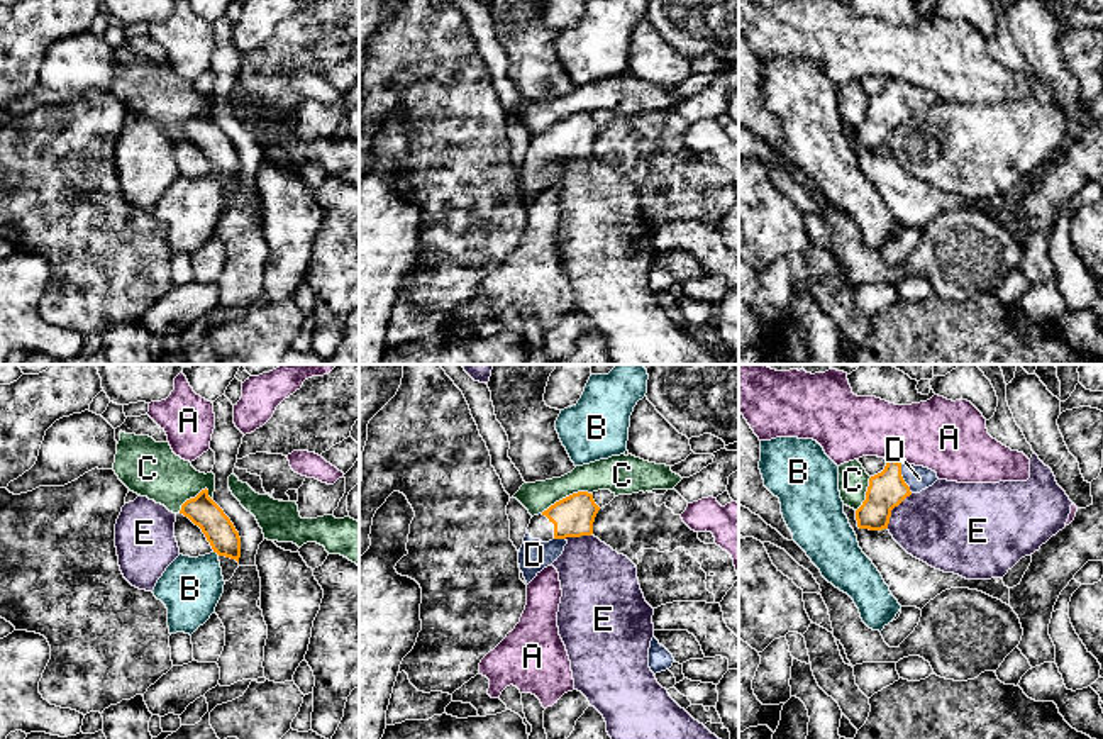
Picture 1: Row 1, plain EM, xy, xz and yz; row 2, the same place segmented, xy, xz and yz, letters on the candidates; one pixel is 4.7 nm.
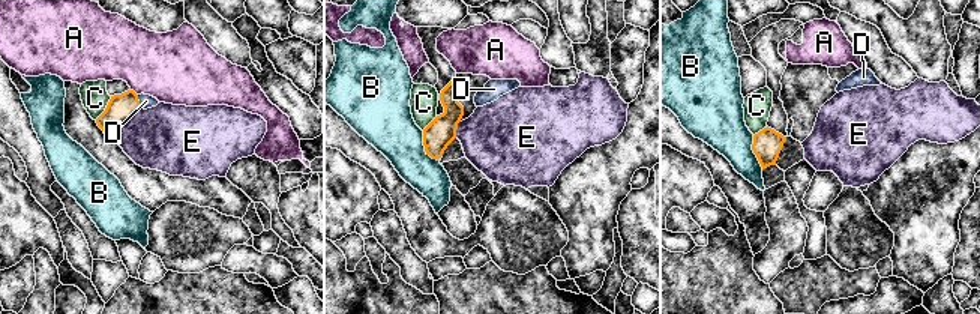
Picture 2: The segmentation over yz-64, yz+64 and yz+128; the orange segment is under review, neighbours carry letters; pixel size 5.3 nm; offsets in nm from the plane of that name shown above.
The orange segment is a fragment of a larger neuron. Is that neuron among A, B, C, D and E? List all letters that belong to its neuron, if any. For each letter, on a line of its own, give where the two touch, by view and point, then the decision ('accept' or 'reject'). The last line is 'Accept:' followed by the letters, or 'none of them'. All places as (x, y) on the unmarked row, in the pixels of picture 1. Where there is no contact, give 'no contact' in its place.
A: yz (893, 80) | reject
B: xy (217, 173) | reject
C: xz (566, 117) | reject
D: yz (902, 99) | accept
E: yz (893, 127) | reject
Accept: D

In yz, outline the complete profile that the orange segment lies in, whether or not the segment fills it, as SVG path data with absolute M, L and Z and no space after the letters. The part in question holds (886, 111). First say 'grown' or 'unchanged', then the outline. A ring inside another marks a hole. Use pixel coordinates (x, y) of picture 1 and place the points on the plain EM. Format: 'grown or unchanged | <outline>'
grown | M886 80L884 90L869 98L866 120L856 131L857 147L888 149L891 131L912 114L920 114L937 100L937 93L928 88Z

